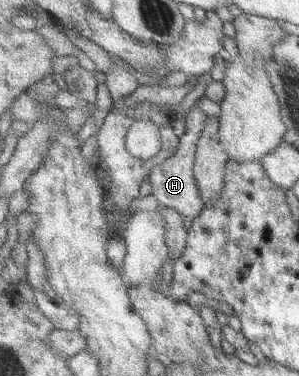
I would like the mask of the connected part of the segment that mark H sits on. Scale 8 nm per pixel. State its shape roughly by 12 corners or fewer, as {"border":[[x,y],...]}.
{"border":[[187,111],[177,152],[149,175],[152,198],[186,219],[204,209],[194,175],[209,115]]}

